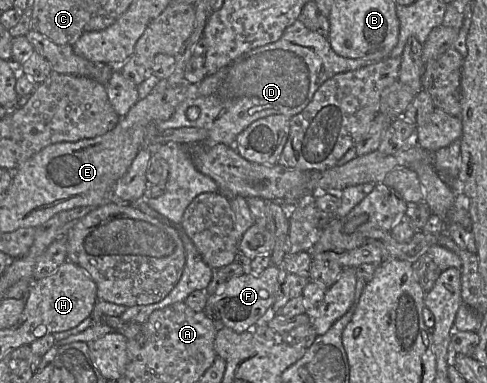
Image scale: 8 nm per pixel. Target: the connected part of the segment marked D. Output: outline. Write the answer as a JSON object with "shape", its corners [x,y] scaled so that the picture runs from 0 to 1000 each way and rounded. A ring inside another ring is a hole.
{"shape":[[[610,50],[567,110],[501,138],[441,193],[398,217],[407,225],[407,248],[374,264],[355,300],[322,329],[333,342],[415,334],[427,345],[419,376],[456,373],[480,384],[489,350],[522,316],[569,298],[598,308],[628,282],[657,222],[676,204],[772,162],[690,141],[669,99]],[[394,279],[411,287],[400,313],[384,303],[384,287]]]}

